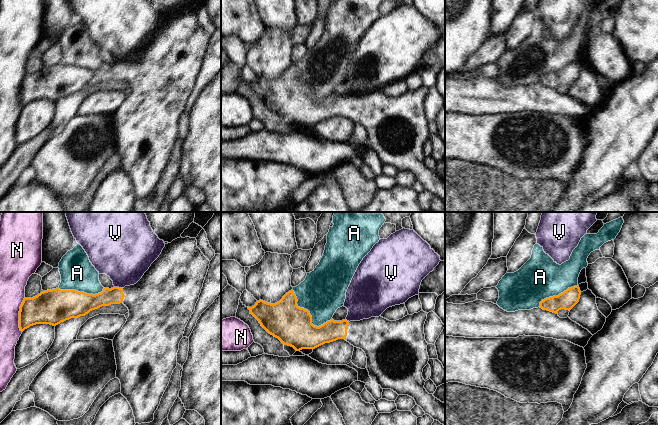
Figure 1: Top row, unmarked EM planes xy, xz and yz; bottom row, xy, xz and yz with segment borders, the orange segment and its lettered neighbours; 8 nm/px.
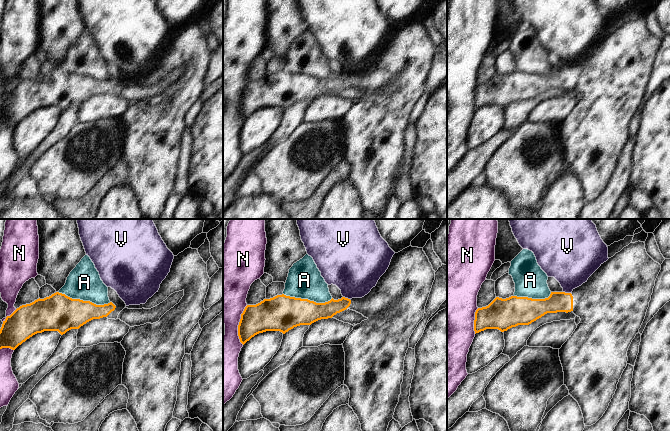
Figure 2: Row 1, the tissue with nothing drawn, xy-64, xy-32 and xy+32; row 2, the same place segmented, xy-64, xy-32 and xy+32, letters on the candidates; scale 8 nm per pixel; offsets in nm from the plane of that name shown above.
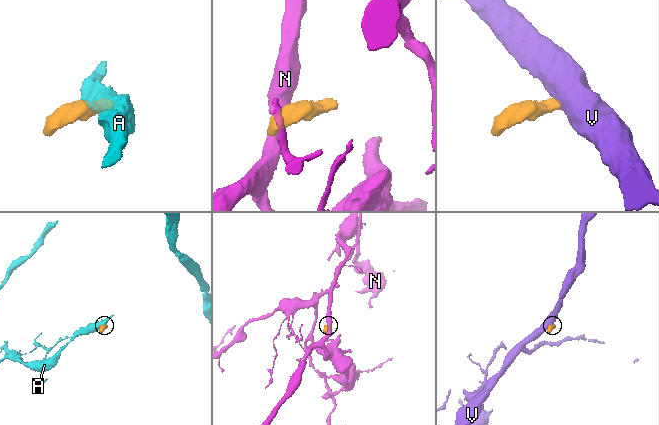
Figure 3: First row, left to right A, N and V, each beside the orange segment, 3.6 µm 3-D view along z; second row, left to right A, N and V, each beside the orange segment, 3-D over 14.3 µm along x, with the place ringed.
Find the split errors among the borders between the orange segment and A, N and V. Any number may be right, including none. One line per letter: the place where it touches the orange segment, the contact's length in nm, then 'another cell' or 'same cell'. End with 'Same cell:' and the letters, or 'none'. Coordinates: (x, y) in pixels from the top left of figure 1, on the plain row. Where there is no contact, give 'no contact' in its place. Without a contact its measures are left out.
A: meets orange in xz at (310, 90); contact 400 nm long; another cell
N: meets orange in xy at (19, 90); contact 280 nm long; another cell
V: meets orange in xy at (118, 63); contact 70 nm long; another cell
Same cell: none

